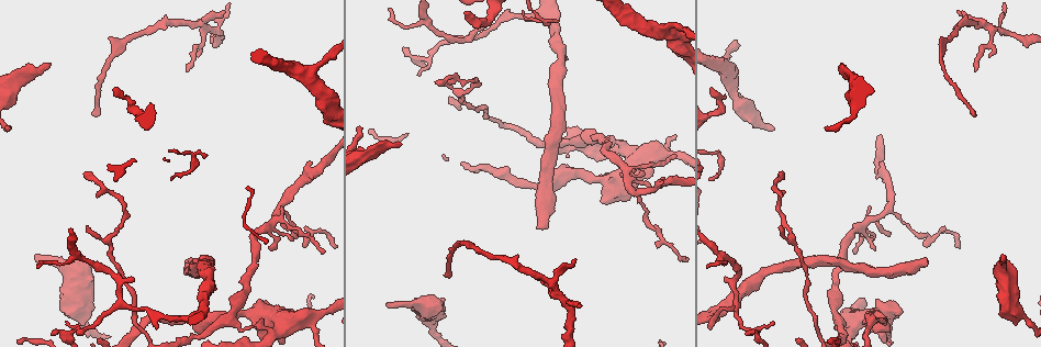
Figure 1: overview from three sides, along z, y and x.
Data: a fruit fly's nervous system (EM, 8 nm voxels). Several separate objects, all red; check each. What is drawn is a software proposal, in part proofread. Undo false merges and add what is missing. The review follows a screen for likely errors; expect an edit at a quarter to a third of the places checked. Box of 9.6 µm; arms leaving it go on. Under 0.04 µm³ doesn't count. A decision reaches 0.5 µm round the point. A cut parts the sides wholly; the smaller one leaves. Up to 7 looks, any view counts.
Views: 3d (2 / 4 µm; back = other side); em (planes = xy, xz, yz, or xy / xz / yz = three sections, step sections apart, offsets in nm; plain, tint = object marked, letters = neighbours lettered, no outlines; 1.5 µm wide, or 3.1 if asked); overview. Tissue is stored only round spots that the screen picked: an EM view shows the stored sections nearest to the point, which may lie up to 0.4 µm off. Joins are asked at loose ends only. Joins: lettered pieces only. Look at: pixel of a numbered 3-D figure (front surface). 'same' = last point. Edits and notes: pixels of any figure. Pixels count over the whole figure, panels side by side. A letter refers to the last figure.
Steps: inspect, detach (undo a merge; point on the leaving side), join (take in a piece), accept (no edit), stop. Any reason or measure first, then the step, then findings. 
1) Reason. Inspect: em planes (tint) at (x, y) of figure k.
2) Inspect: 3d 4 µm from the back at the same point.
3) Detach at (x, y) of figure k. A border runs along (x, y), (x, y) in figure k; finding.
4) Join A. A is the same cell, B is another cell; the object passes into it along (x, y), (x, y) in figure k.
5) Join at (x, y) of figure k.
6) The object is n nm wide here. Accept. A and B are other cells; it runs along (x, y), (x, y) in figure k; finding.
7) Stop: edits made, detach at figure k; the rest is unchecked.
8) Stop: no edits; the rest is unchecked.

Inspect: 3d 4 µm from the back at (387, 304) of figure 1.

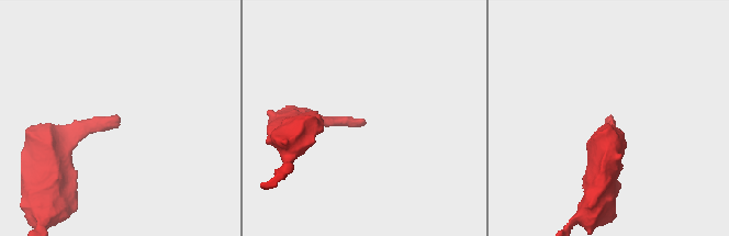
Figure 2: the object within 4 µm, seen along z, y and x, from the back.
Inspect: em planes (letters) at (361, 123) of figure 2.

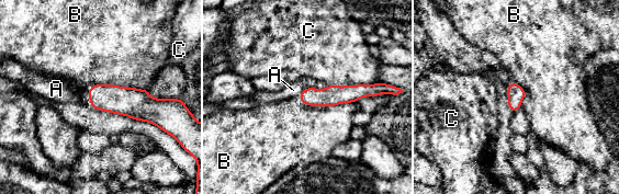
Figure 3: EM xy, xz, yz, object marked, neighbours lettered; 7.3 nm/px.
The object is 120 nm wide here. Join A. A is the same cell, B and C are other cells; it goes on there.

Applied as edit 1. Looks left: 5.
An open end. Inspect: 3d 2 µm at (835, 329) of figure 1.

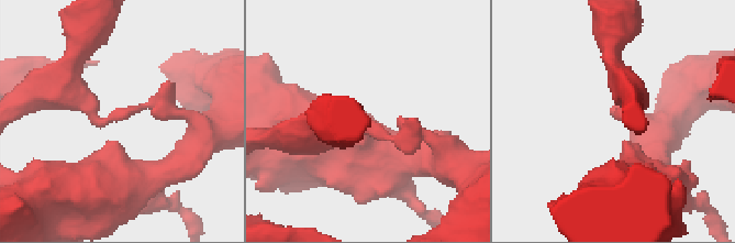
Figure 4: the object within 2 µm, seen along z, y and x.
Need the tissue. Inspect: em yz step 8 (tint) at (617, 111) of figure 4.

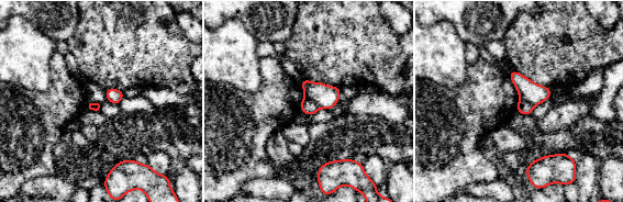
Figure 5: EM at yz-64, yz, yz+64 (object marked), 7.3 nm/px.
Another direction. Inspect: em planes (letters) at the same point.

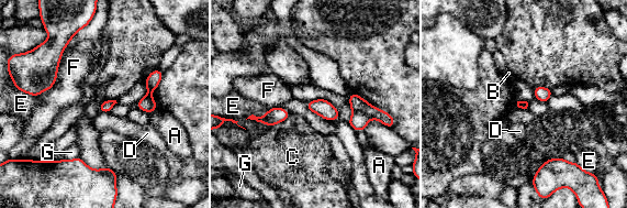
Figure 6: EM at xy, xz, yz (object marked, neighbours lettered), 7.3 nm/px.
Detach at (359, 120) of figure 6. A, B, C, D, E, F and G are other cells; a border runs along (353, 110), (366, 112), (372, 118) in figure 6; a second neuron is stuck on.

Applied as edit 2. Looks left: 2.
Stop: edits made, join at figure 3, detach at figure 6; the rest is unchecked.

